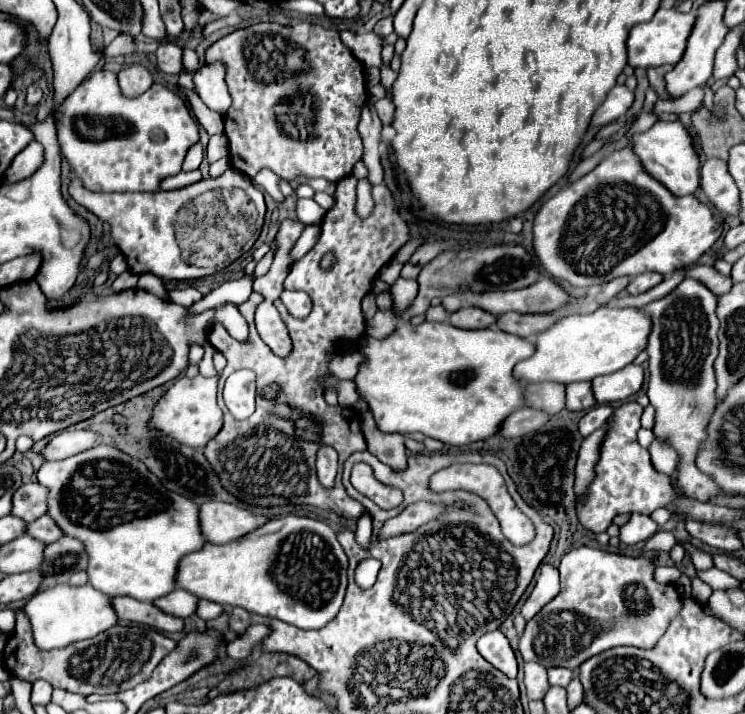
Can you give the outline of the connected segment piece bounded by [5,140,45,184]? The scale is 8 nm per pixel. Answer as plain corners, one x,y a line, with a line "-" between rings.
33,140
27,144
27,148
23,148
11,162
11,166
5,170
5,182
19,182
27,176
31,176
45,160
45,150
43,146

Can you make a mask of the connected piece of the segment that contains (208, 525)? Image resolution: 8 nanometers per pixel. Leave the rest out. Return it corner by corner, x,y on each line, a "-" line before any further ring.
215,500
201,504
199,518
203,534
211,544
227,544
237,540
269,520
267,514
253,514
251,510
245,510
237,504

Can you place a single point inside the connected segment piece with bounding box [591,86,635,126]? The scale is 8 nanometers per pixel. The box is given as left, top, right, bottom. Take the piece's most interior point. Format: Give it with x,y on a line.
619,100

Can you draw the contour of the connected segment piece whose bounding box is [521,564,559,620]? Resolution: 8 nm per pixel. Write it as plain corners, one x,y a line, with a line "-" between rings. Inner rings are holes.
541,564
539,578
535,582
535,588
527,602
521,608
521,614
525,620
531,620
547,602
551,602
559,594
559,572
551,564

